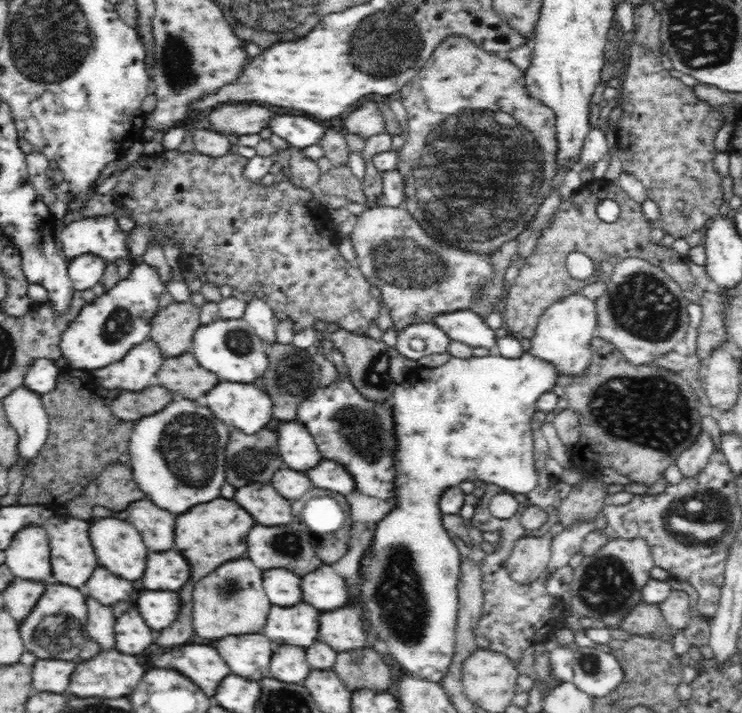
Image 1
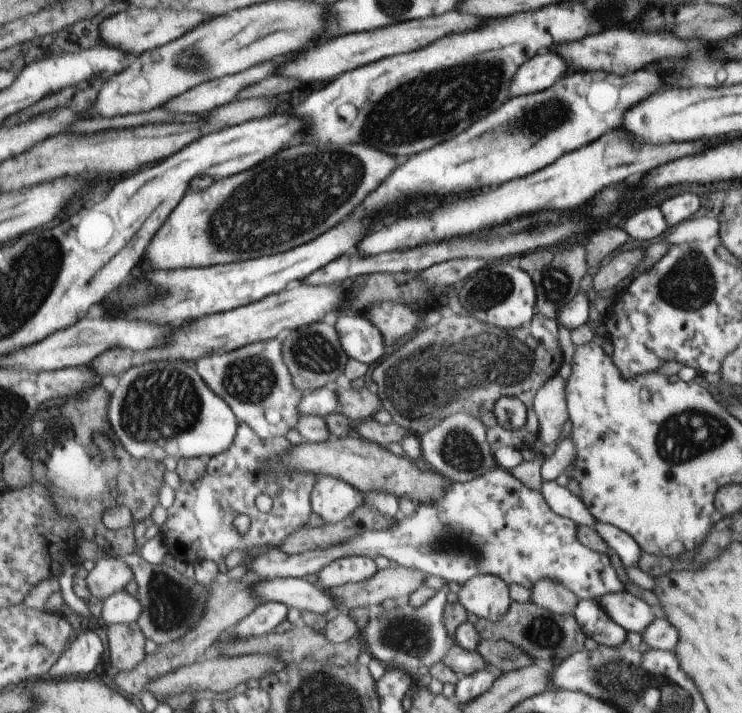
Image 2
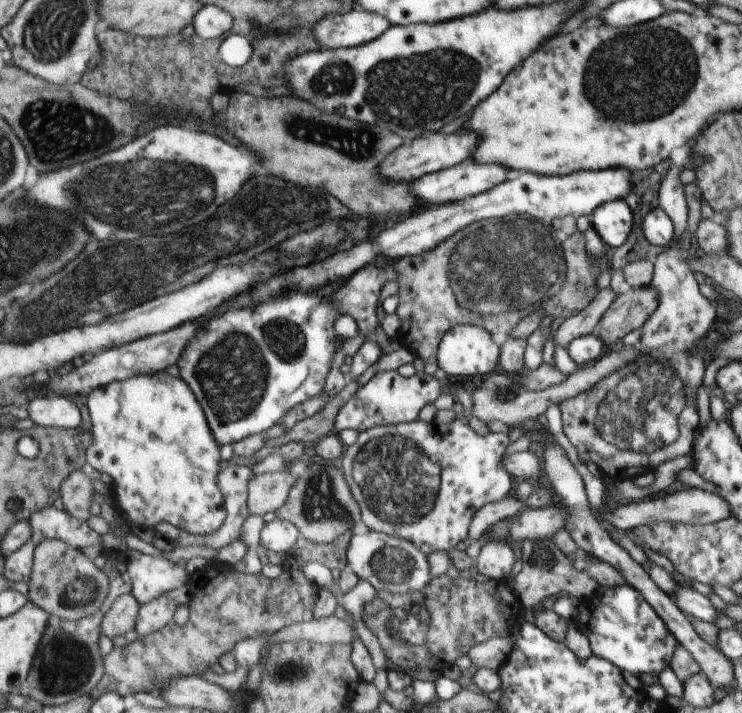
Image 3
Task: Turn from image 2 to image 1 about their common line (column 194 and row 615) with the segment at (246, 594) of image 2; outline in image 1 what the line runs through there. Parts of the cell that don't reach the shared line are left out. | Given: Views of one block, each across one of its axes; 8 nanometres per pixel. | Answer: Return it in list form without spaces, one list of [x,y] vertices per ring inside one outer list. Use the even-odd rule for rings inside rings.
[[[642,602],[636,609],[628,614],[621,629],[629,631],[631,635],[638,635],[644,638],[658,639],[672,643],[677,632],[660,611],[659,604]]]

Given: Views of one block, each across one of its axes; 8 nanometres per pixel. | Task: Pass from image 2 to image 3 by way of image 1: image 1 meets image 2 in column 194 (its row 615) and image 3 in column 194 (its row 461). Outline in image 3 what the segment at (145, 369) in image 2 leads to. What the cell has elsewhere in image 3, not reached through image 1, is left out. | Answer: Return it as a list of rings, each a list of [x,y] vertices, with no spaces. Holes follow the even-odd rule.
[[[163,371],[137,375],[96,388],[88,399],[93,420],[93,444],[87,458],[94,469],[107,473],[114,480],[114,507],[128,526],[156,531],[159,525],[168,523],[170,527],[193,536],[219,532],[229,519],[225,494],[220,485],[222,448],[205,408],[190,384],[182,377]]]

